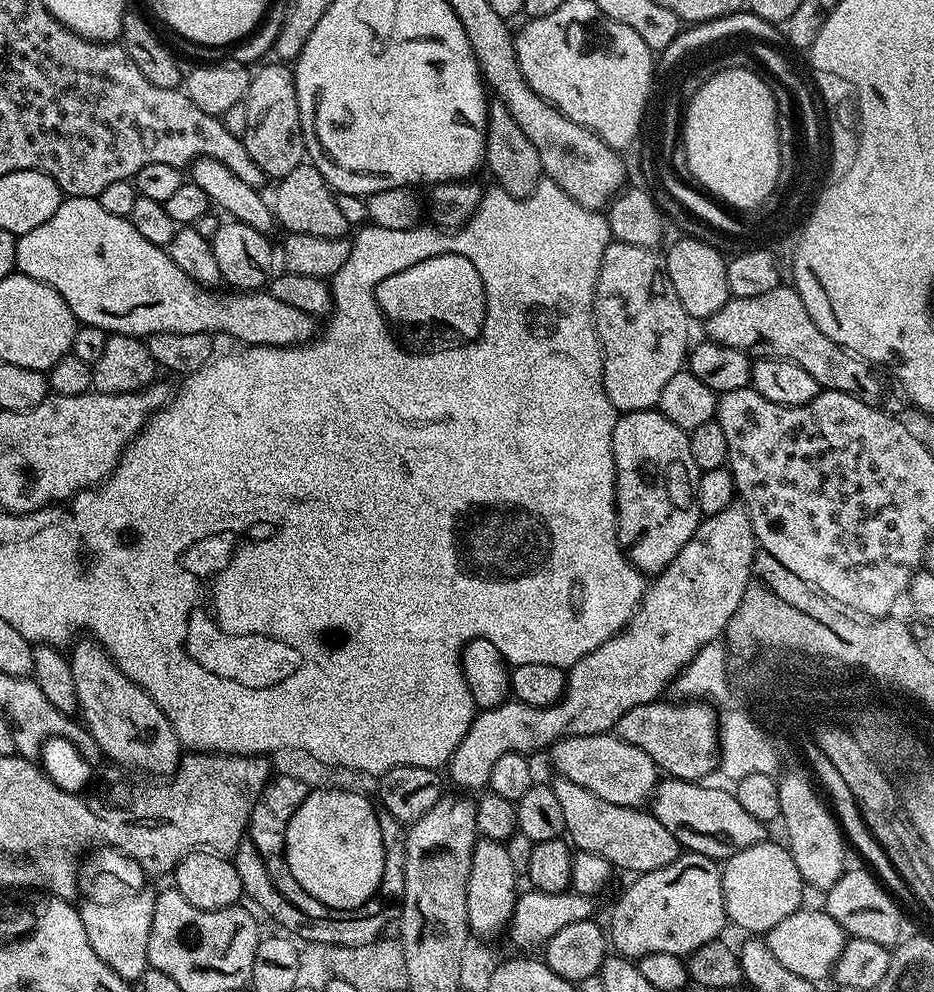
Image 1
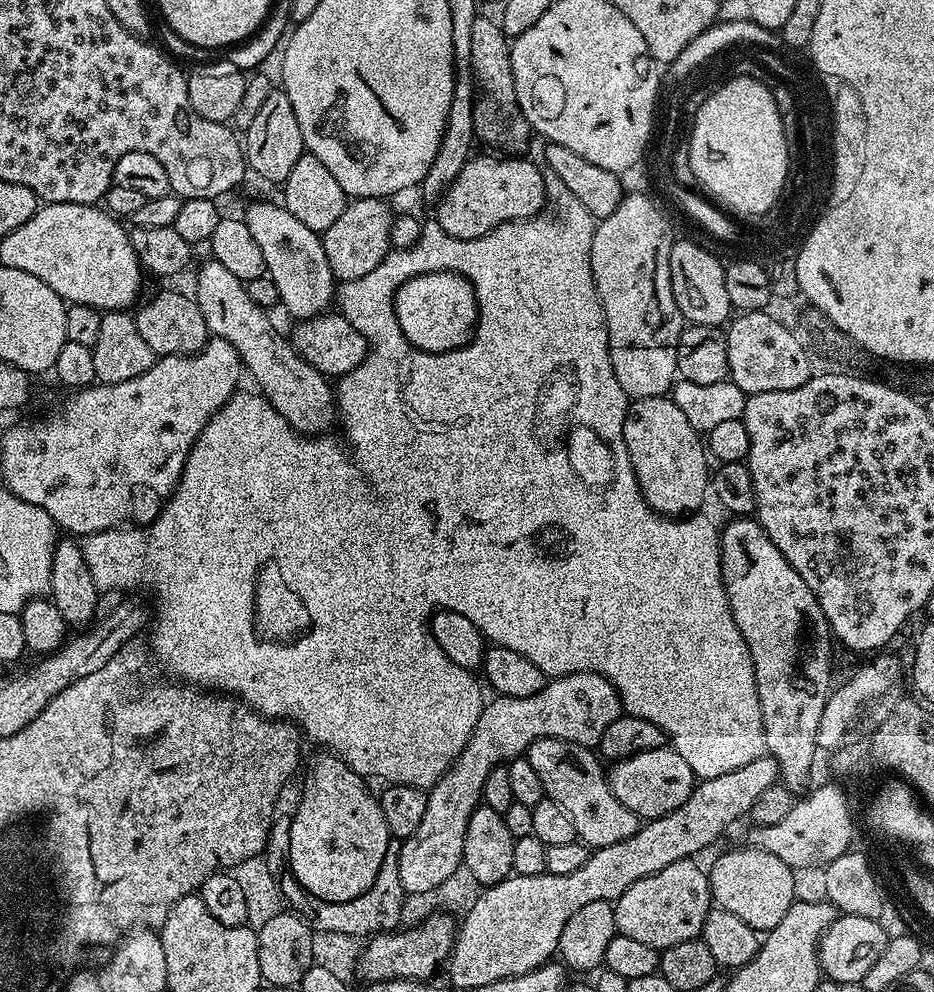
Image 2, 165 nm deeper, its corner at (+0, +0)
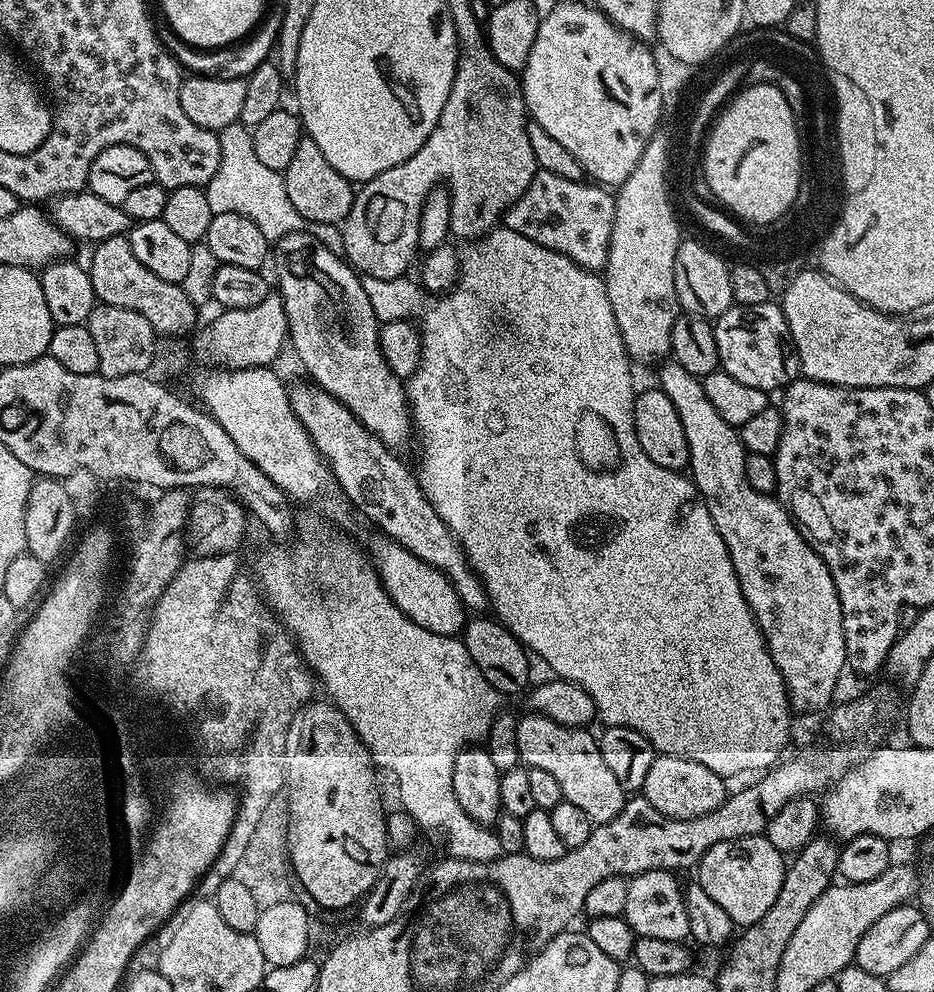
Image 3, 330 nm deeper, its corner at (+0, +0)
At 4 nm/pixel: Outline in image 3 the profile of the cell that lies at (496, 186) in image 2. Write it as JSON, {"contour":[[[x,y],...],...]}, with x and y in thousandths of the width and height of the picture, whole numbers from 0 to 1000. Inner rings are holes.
{"contour":[[[575,171],[567,188],[563,188],[563,196],[555,200],[544,209],[537,219],[539,229],[550,232],[550,236],[559,236],[559,240],[567,240],[567,244],[576,244],[576,248],[585,248],[606,260],[610,260],[619,268],[641,275],[649,268],[653,252],[653,236],[657,232],[657,212],[660,199],[650,189],[637,183],[597,179],[597,175],[589,175]]]}

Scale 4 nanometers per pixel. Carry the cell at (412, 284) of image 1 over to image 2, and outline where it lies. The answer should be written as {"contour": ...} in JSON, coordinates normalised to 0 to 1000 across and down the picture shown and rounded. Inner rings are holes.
{"contour":[[[458,274],[436,279],[423,296],[423,319],[431,339],[458,356],[484,355],[505,343],[513,326],[511,298],[500,279],[488,274]]]}

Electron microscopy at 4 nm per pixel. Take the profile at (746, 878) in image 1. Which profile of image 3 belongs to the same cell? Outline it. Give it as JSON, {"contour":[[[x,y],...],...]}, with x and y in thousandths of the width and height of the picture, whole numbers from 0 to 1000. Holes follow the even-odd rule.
{"contour":[[[821,842],[800,843],[790,845],[782,849],[769,849],[769,853],[760,853],[756,861],[749,867],[747,872],[747,890],[777,921],[782,921],[785,932],[800,933],[805,932],[829,912],[829,907],[833,905],[833,899],[837,895],[839,878],[842,876],[840,860],[834,859],[829,853],[824,853]]]}

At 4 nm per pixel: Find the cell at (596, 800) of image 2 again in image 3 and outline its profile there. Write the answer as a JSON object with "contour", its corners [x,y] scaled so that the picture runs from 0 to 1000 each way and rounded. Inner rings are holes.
{"contour":[[[566,717],[564,721],[561,723],[558,721],[552,727],[555,760],[558,767],[565,774],[587,777],[596,786],[604,805],[615,808],[615,813],[621,814],[627,820],[627,825],[634,827],[635,832],[653,829],[653,825],[657,825],[657,821],[662,821],[666,817],[670,799],[666,792],[662,792],[662,784],[657,784],[657,779],[649,773],[649,767],[646,766],[642,759],[639,743],[633,742],[628,733],[611,734],[585,724],[579,718]]]}

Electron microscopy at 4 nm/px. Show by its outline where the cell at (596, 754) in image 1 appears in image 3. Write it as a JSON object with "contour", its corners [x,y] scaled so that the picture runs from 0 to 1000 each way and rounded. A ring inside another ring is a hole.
{"contour":[[[707,760],[692,780],[687,801],[696,808],[696,813],[709,817],[709,821],[733,827],[760,821],[760,817],[769,817],[769,813],[773,813],[773,808],[782,801],[782,794],[775,790],[778,790],[776,783],[764,780],[764,776],[752,772],[752,768],[739,768],[739,764]]]}

